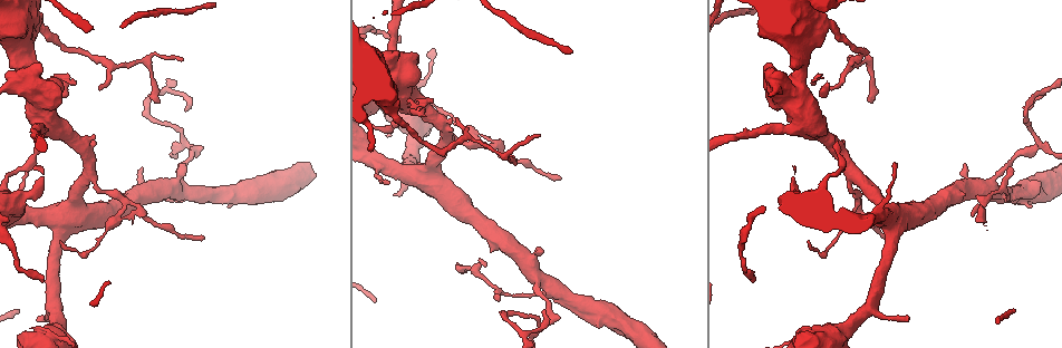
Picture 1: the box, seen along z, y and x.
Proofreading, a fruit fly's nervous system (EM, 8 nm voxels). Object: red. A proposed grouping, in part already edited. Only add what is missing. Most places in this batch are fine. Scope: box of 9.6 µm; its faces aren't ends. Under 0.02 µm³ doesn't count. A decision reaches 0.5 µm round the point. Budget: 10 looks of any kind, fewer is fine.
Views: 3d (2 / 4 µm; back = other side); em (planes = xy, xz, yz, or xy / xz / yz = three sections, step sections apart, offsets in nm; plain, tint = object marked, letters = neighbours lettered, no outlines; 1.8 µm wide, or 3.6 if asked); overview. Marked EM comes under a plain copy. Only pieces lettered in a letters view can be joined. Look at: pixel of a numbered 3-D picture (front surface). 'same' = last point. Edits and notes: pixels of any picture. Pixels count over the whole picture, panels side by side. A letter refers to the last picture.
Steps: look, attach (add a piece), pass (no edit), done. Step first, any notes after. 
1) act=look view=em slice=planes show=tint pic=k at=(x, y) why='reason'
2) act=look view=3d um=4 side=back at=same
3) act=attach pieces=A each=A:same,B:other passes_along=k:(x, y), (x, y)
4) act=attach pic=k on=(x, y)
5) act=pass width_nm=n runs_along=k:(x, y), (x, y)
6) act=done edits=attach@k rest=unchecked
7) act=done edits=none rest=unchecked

act=look view=em um=3.6 slice=planes show=tint pic=1 at=(401, 72) why='sharp bend'

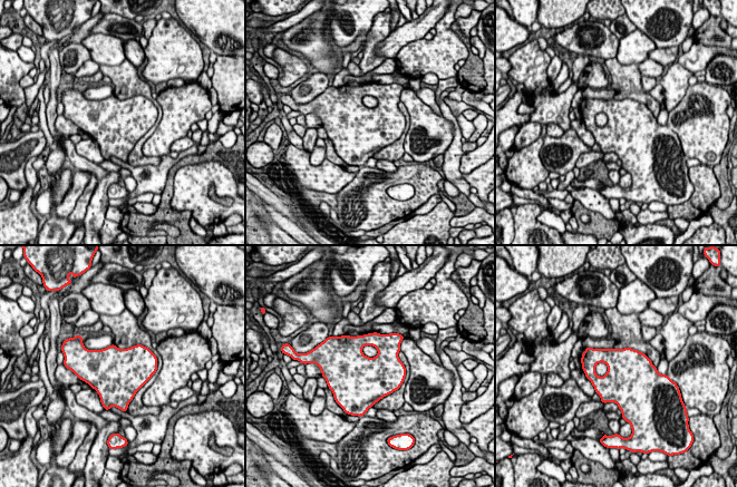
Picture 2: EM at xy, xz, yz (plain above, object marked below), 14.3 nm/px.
act=look view=em um=3.6 slice=planes show=letters at=same

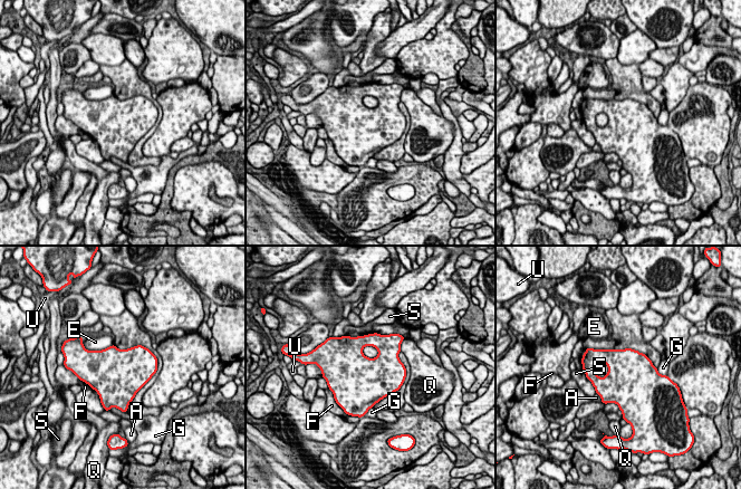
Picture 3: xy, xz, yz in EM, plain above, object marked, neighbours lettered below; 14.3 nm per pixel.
act=pass each=A:other,E:other,F:other,G:other,Q:other,S:other,U:other border=3:(583, 368), (596, 393) found='no lettered piece goes on from it'

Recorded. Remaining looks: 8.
act=look view=3d um=4 pic=1 at=(98, 88) why='an open end'

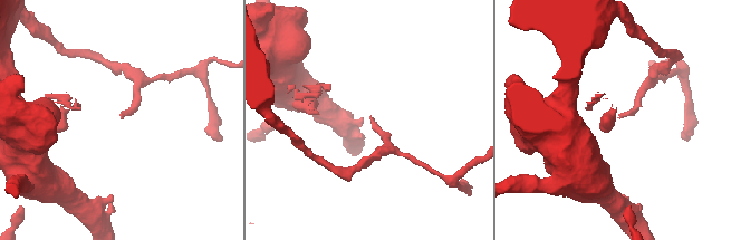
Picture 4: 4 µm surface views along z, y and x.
act=look view=em slice=planes show=letters pic=4 at=(123, 115)

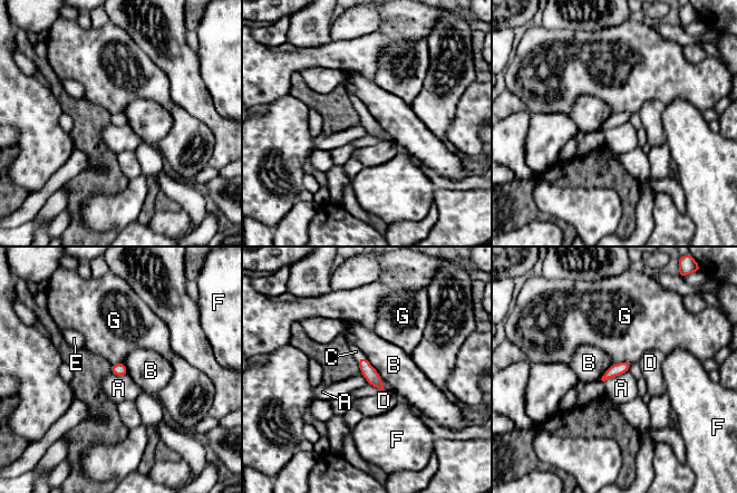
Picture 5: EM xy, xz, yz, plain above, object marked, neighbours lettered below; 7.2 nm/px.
act=pass width_nm=90 each=A:other,B:other,C:other,D:other,E:other,F:other,G:other border=5:(366, 359), (360, 357), (357, 361) found='no lettered piece goes on from it'

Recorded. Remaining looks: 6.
act=look view=em slice=planes show=letters pic=1 at=(794, 166) why='an open end'

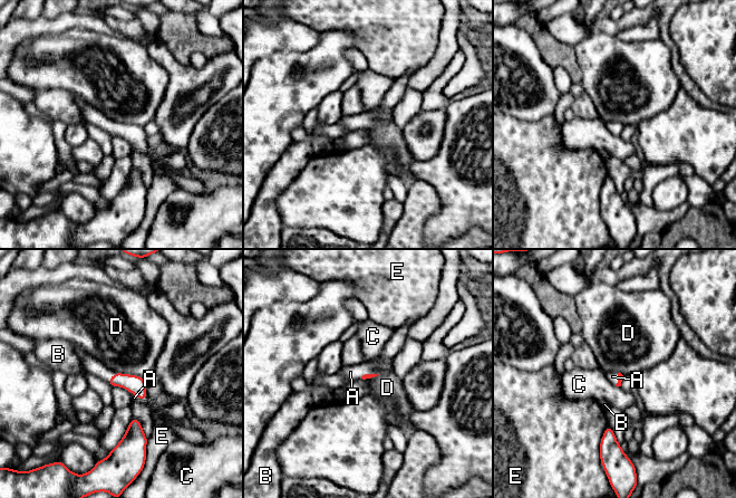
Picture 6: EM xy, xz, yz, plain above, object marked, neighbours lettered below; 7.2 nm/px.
act=pass each=A:other,B:other,C:other,D:other,E:other border=6:(115, 372), (106, 381) found='none of them fits'

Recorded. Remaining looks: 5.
act=look view=3d um=2 pic=1 at=(808, 242) why='an open end'

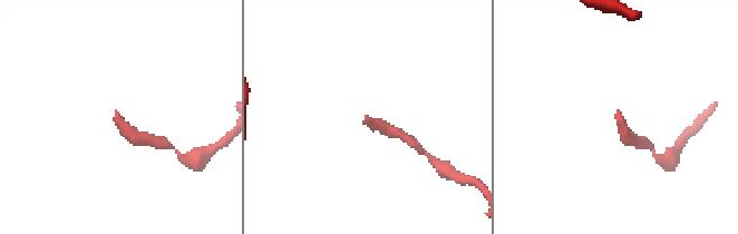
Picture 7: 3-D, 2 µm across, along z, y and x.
act=look view=em um=3.6 slice=planes show=letters pic=7 at=(115, 113) why='shape alone is not enough'

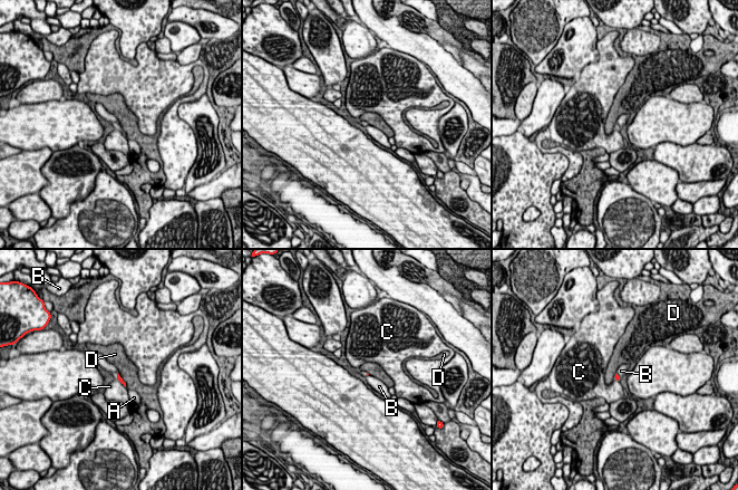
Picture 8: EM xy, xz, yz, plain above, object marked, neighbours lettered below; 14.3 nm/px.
act=pass each=A:other,B:other,C:other,D:other border=8:(116, 373), (116, 378), (125, 387) found='no lettered piece goes on from it'

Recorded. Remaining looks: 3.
act=done edits=none rest=unchecked

